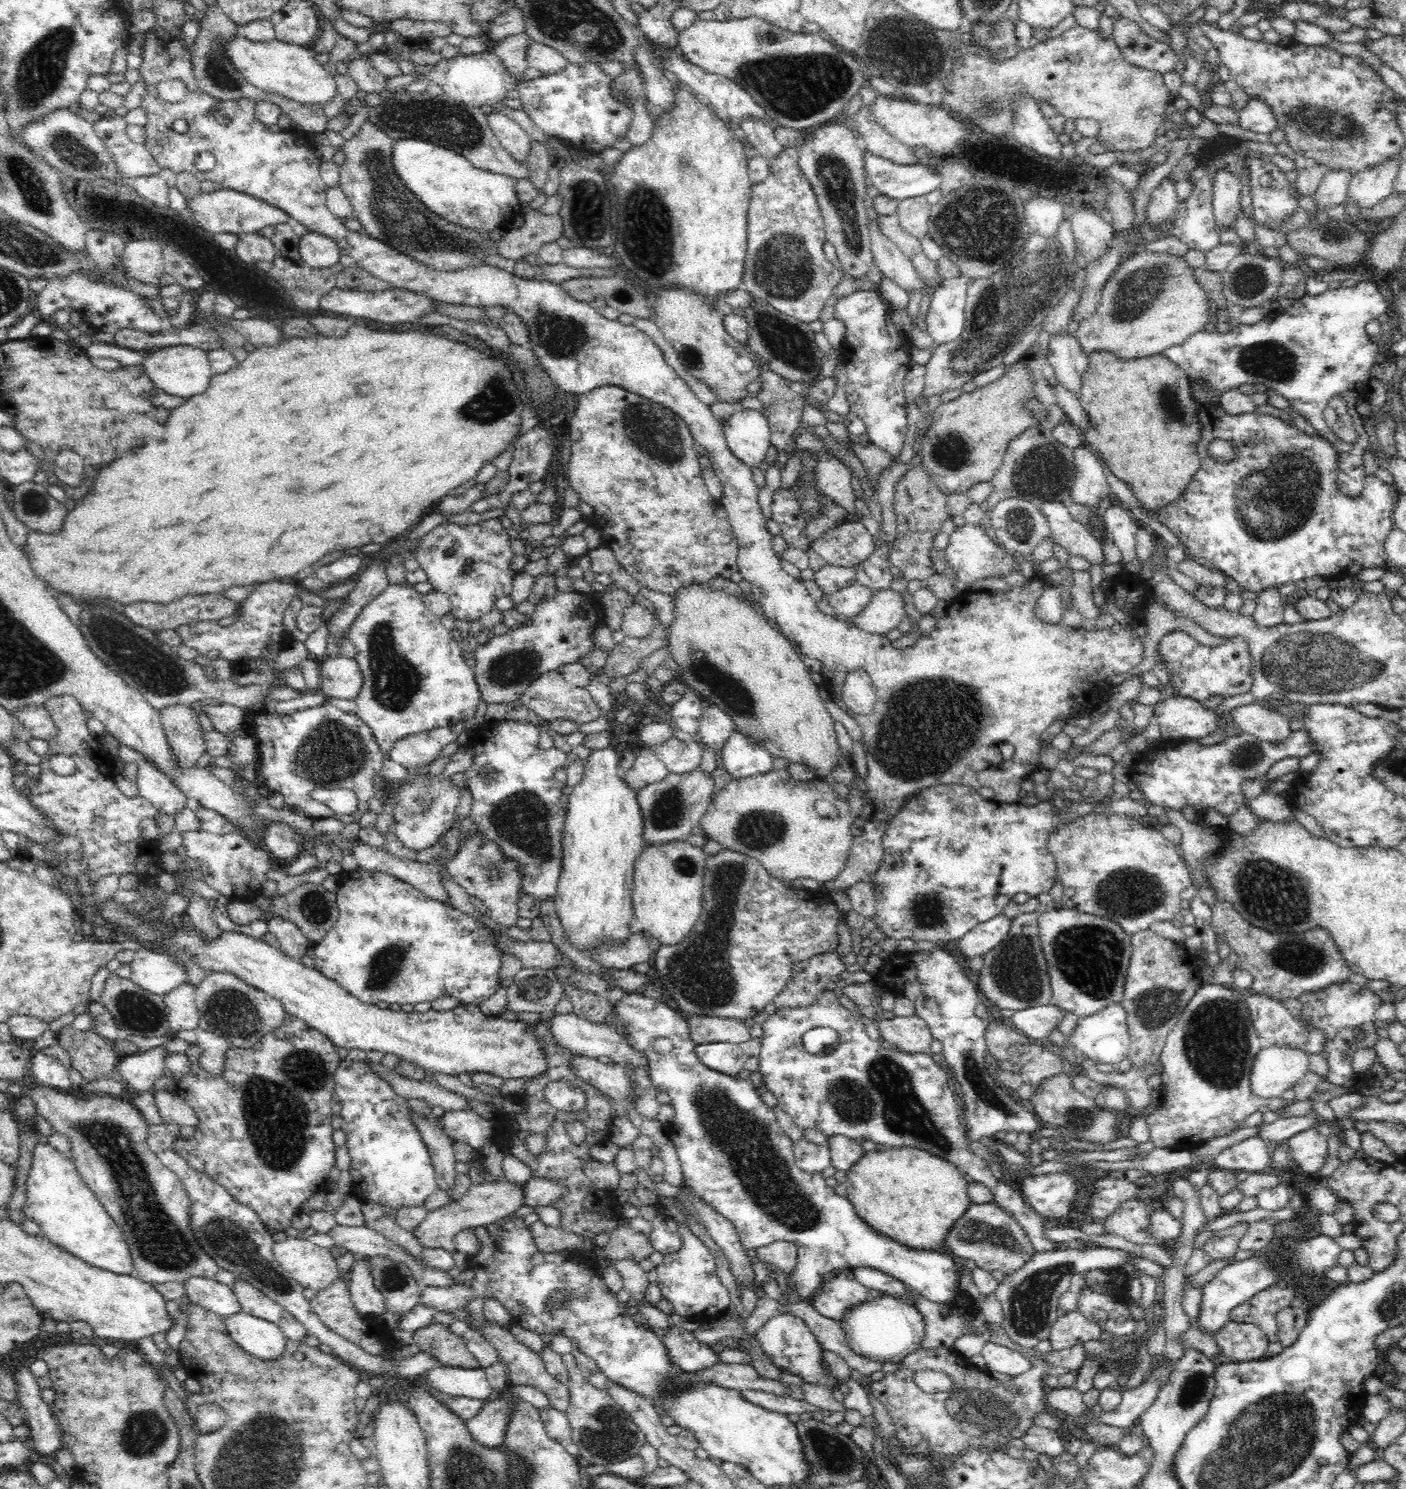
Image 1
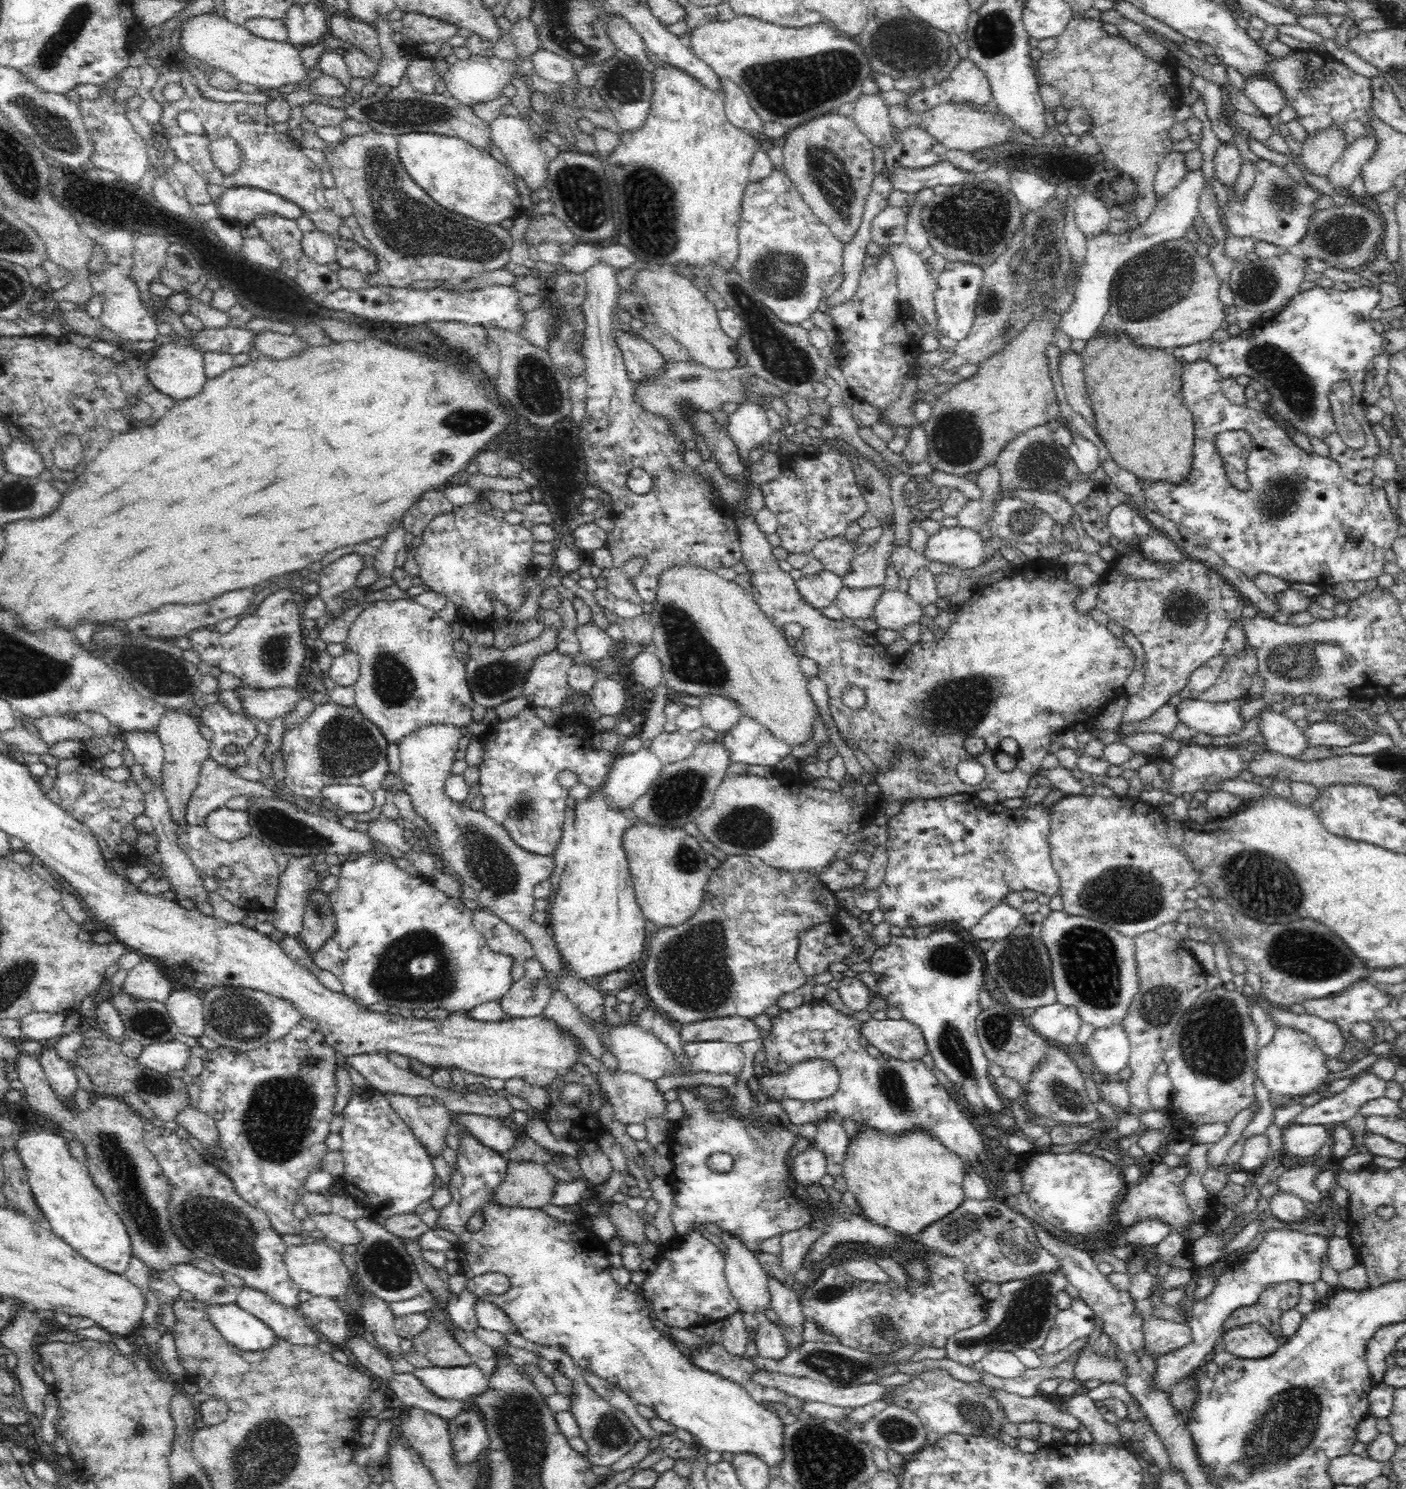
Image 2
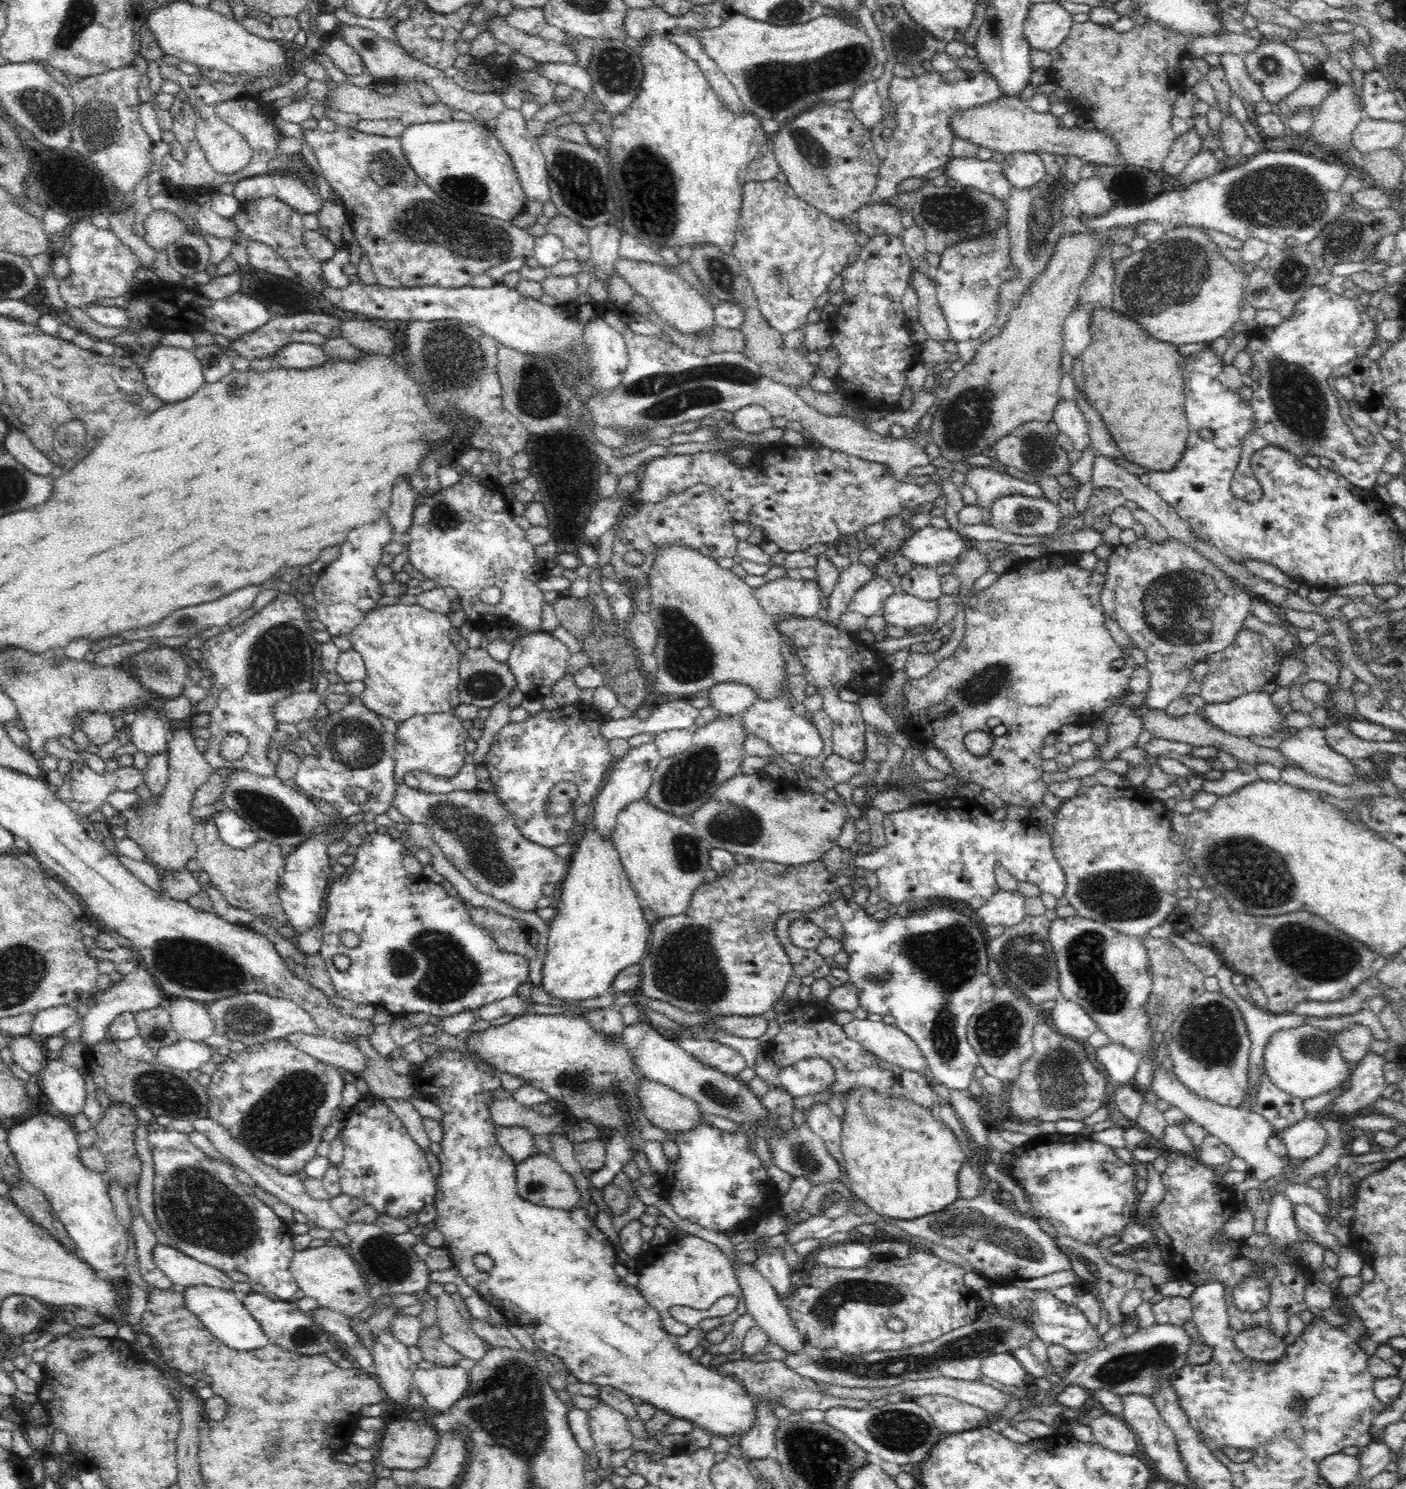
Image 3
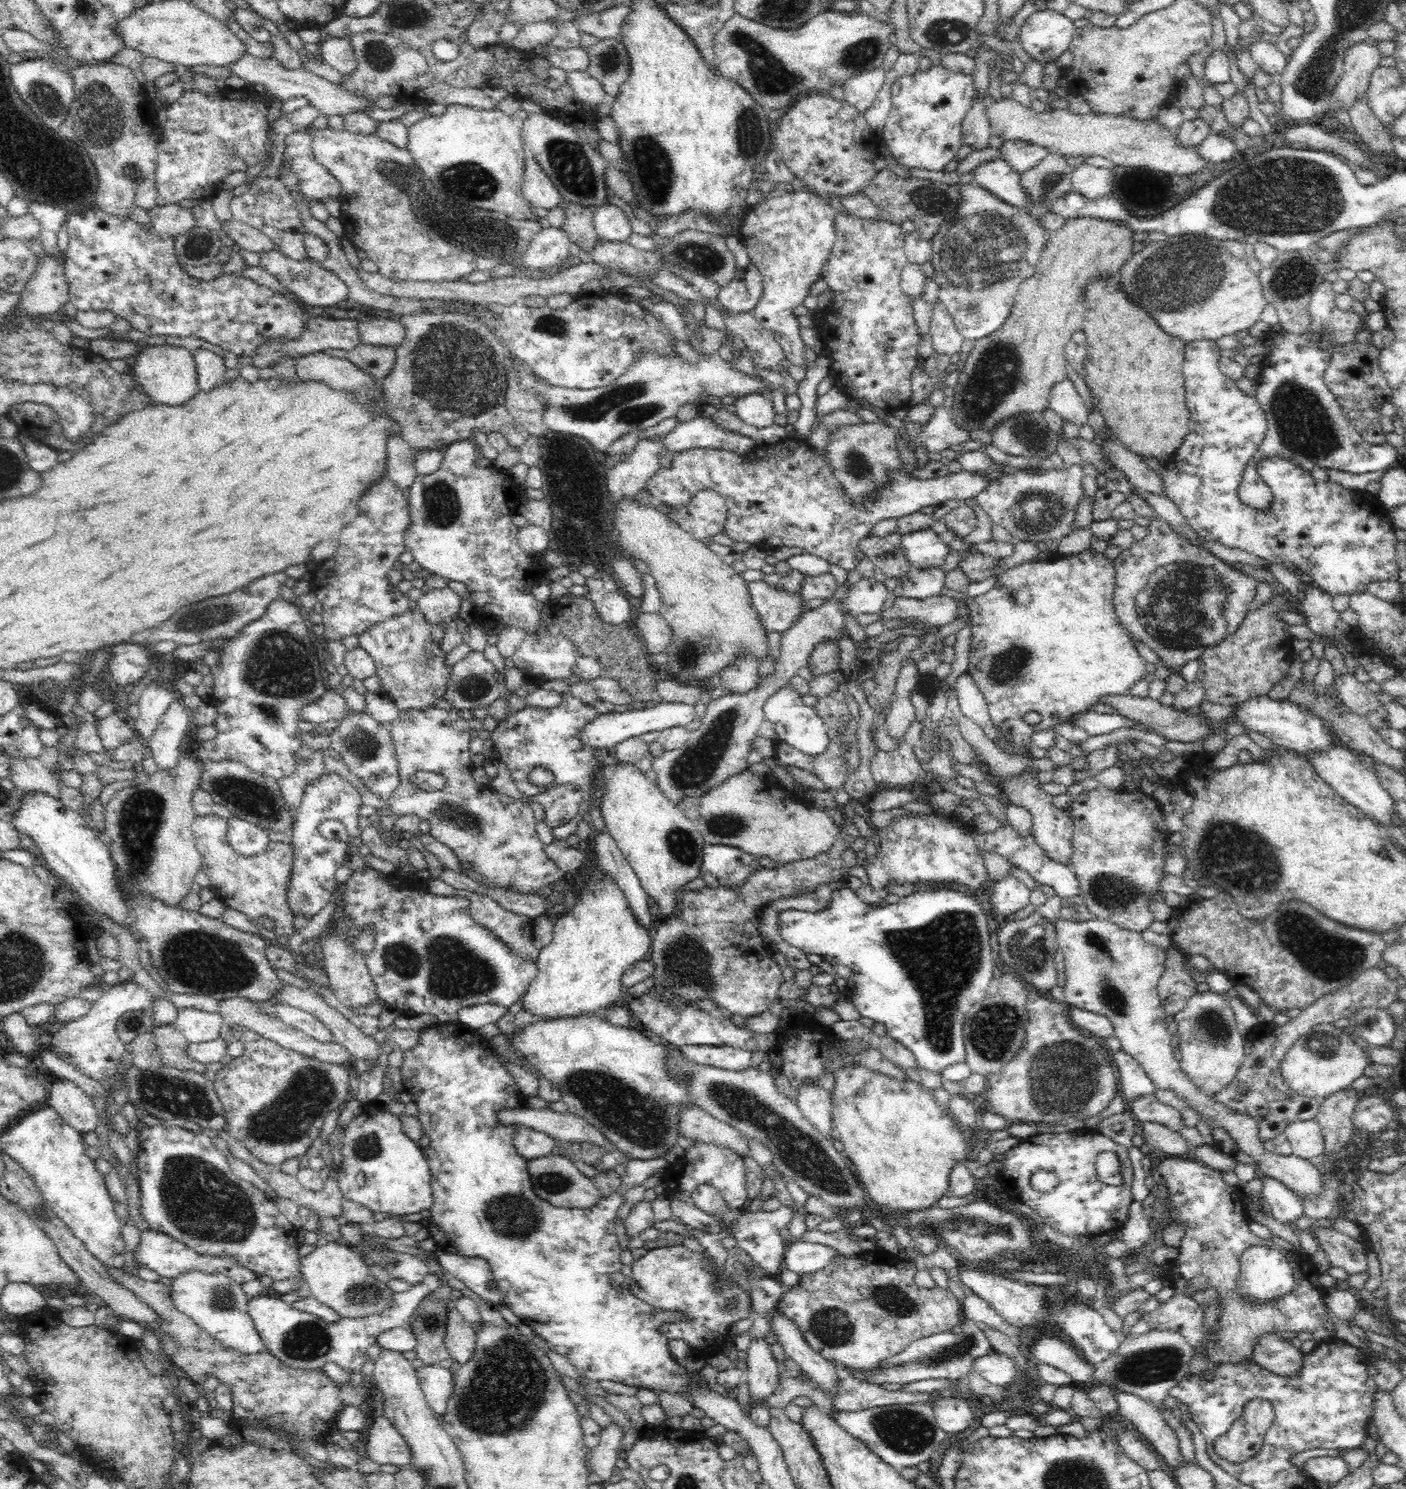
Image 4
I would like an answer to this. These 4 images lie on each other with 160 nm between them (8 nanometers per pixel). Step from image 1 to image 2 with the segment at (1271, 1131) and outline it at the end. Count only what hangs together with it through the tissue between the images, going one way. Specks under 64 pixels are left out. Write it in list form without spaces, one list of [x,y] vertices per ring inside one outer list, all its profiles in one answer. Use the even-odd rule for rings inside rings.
[[[1372,1068],[1369,1071],[1360,1071],[1345,1090],[1331,1097],[1324,1097],[1314,1106],[1305,1107],[1291,1124],[1330,1127],[1332,1123],[1346,1122],[1358,1114],[1362,1104],[1384,1097],[1386,1082],[1379,1078]]]

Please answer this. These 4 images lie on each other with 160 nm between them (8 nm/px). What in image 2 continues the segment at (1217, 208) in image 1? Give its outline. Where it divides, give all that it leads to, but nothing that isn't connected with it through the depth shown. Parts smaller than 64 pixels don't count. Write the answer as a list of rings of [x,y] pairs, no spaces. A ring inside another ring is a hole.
[[[1221,142],[1217,146],[1214,162],[1214,176],[1228,189],[1237,184],[1238,175],[1243,163],[1242,154],[1238,147],[1228,142]]]

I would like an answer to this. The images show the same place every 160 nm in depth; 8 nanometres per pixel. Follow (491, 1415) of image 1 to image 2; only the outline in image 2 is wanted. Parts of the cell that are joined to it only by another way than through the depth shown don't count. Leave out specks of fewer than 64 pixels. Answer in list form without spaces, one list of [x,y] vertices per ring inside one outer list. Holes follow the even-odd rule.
[[[468,1410],[450,1419],[449,1437],[457,1464],[468,1464],[488,1446],[484,1417],[478,1411]]]

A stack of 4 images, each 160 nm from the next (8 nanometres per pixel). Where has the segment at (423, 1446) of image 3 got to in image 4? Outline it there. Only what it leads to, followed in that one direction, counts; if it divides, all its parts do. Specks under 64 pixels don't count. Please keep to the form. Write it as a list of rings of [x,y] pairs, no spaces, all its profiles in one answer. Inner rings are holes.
[[[384,1416],[374,1418],[366,1432],[364,1450],[370,1459],[382,1464],[394,1464],[397,1467],[409,1468],[411,1450],[404,1437]]]

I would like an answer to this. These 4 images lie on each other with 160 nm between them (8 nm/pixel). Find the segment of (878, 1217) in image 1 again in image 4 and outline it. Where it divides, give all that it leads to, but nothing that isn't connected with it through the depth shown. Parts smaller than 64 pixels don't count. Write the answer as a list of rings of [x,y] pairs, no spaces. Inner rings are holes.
[[[844,1065],[835,1072],[835,1088],[831,1092],[831,1101],[832,1124],[837,1132],[837,1137],[844,1144],[844,1154],[851,1160],[856,1178],[864,1185],[866,1193],[868,1193],[868,1196],[870,1196],[876,1204],[882,1204],[882,1206],[886,1206],[886,1208],[902,1211],[905,1214],[910,1211],[928,1209],[930,1206],[936,1205],[936,1202],[947,1194],[950,1171],[954,1168],[956,1163],[964,1161],[964,1153],[967,1152],[967,1143],[960,1132],[960,1125],[946,1110],[942,1110],[942,1108],[936,1104],[936,1098],[932,1091],[924,1087],[922,1083],[915,1082],[914,1080],[894,1079],[886,1074],[880,1074],[860,1065]]]

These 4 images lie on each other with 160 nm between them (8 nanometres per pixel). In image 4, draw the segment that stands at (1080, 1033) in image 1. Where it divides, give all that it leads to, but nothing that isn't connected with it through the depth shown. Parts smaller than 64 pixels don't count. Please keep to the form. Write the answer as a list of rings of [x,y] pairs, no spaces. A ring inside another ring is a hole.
[[[1120,1050],[1112,1052],[1112,1060],[1120,1072],[1120,1082],[1124,1096],[1126,1096],[1127,1108],[1140,1096],[1156,1094],[1156,1085],[1134,1057]]]

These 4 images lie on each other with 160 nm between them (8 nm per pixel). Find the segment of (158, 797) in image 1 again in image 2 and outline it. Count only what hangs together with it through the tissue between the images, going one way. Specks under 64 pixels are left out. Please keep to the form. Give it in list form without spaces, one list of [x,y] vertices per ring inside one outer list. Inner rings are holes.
[[[130,731],[122,735],[125,746],[133,752],[135,762],[143,766],[145,779],[163,788],[164,749],[157,731]]]

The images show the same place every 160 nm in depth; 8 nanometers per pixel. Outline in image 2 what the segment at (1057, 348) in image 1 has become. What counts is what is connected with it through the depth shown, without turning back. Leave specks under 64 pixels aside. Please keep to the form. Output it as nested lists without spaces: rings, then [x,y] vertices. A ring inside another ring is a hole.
[[[1071,351],[1060,354],[1061,382],[1067,394],[1067,402],[1072,411],[1084,417],[1084,421],[1097,431],[1096,416],[1085,386],[1083,358],[1080,353]]]

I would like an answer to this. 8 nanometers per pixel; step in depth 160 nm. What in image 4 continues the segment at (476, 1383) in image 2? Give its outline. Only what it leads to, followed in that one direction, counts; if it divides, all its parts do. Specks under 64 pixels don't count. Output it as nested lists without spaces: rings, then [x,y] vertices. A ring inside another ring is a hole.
[[[425,1365],[417,1370],[417,1378],[433,1413],[446,1414],[448,1400],[454,1392],[454,1372],[440,1365]]]

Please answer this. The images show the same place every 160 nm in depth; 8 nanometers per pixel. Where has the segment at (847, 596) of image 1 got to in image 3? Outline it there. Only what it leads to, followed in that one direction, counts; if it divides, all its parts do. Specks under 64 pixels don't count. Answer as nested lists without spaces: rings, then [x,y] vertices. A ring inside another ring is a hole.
[[[876,574],[853,594],[848,610],[867,617],[874,616],[883,608],[884,601],[897,591],[891,580]]]

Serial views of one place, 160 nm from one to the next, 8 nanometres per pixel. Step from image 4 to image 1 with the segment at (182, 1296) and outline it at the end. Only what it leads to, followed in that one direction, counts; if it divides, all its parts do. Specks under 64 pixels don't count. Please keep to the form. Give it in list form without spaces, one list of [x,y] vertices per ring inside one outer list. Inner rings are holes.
[[[245,1312],[224,1318],[226,1331],[240,1349],[261,1360],[276,1360],[284,1354],[287,1338],[280,1327]]]

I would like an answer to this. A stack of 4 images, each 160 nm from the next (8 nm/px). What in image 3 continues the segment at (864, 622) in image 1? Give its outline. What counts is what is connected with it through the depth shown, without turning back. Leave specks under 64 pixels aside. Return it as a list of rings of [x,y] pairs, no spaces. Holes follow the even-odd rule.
[[[897,591],[884,601],[883,618],[898,628],[930,626],[938,618],[938,602]]]

